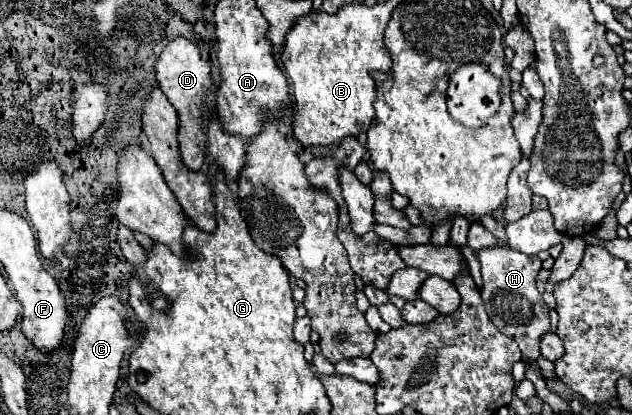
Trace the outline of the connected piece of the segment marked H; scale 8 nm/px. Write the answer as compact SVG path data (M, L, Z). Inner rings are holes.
M508 245L500 247L484 247L476 253L482 271L482 287L480 295L486 307L490 321L502 331L506 337L512 337L522 351L524 359L540 357L540 337L550 331L548 307L542 301L542 295L536 289L536 273L542 267L538 257L524 255L520 251L510 249Z

